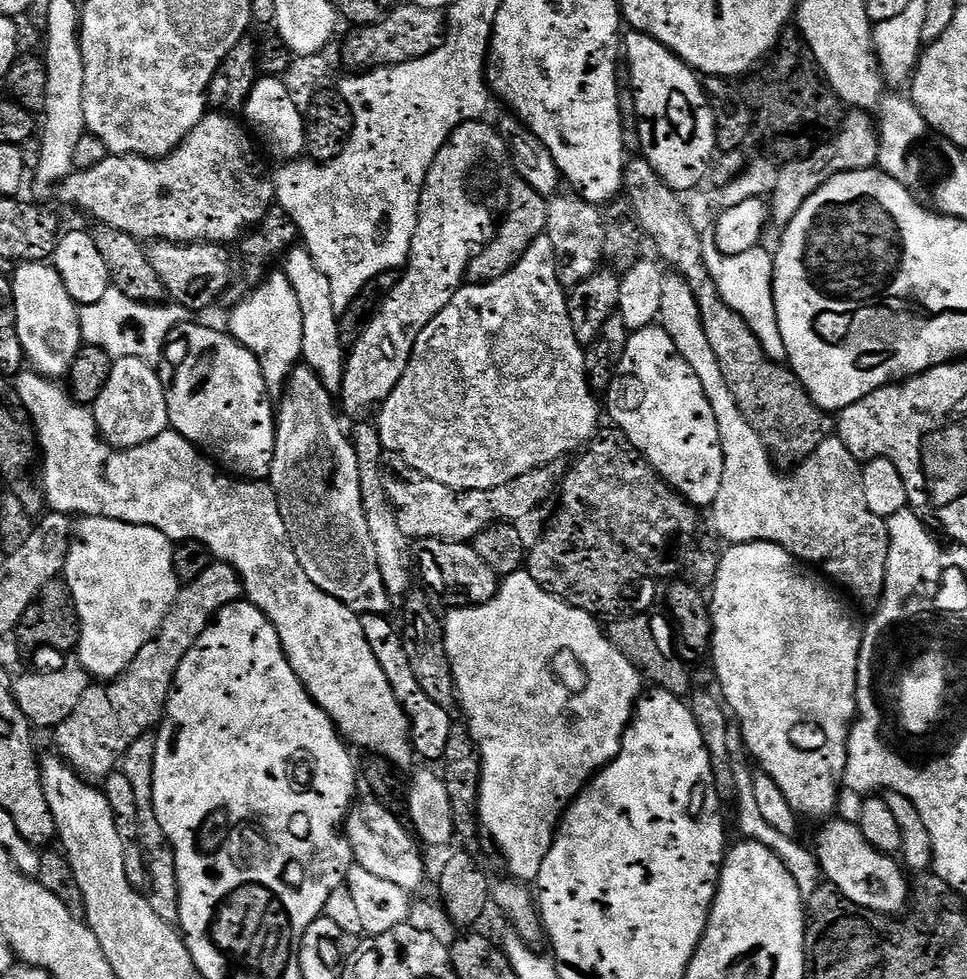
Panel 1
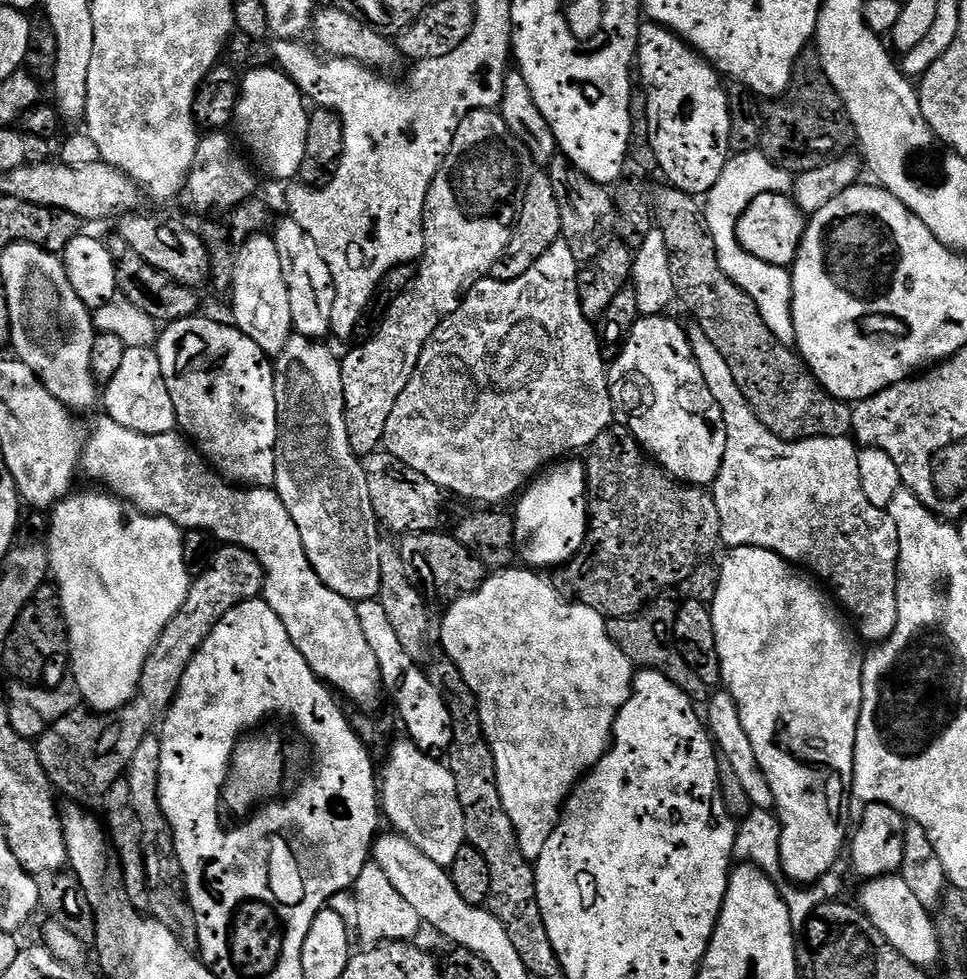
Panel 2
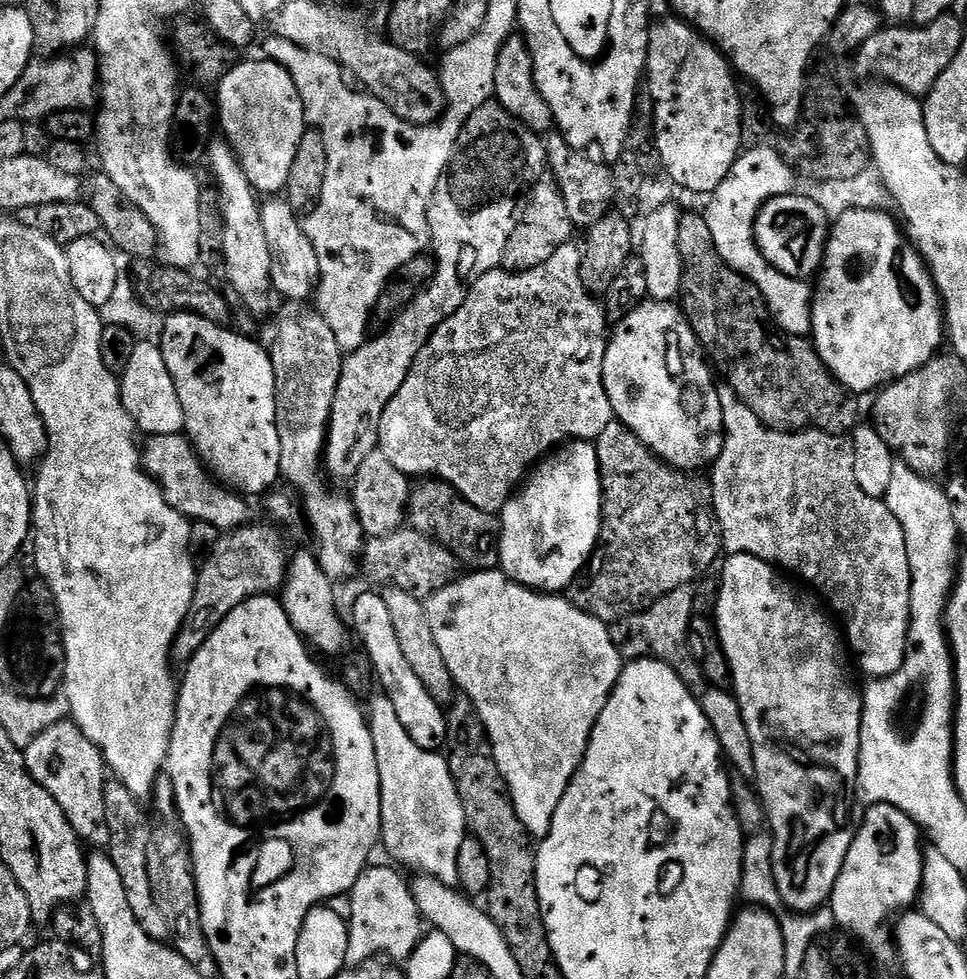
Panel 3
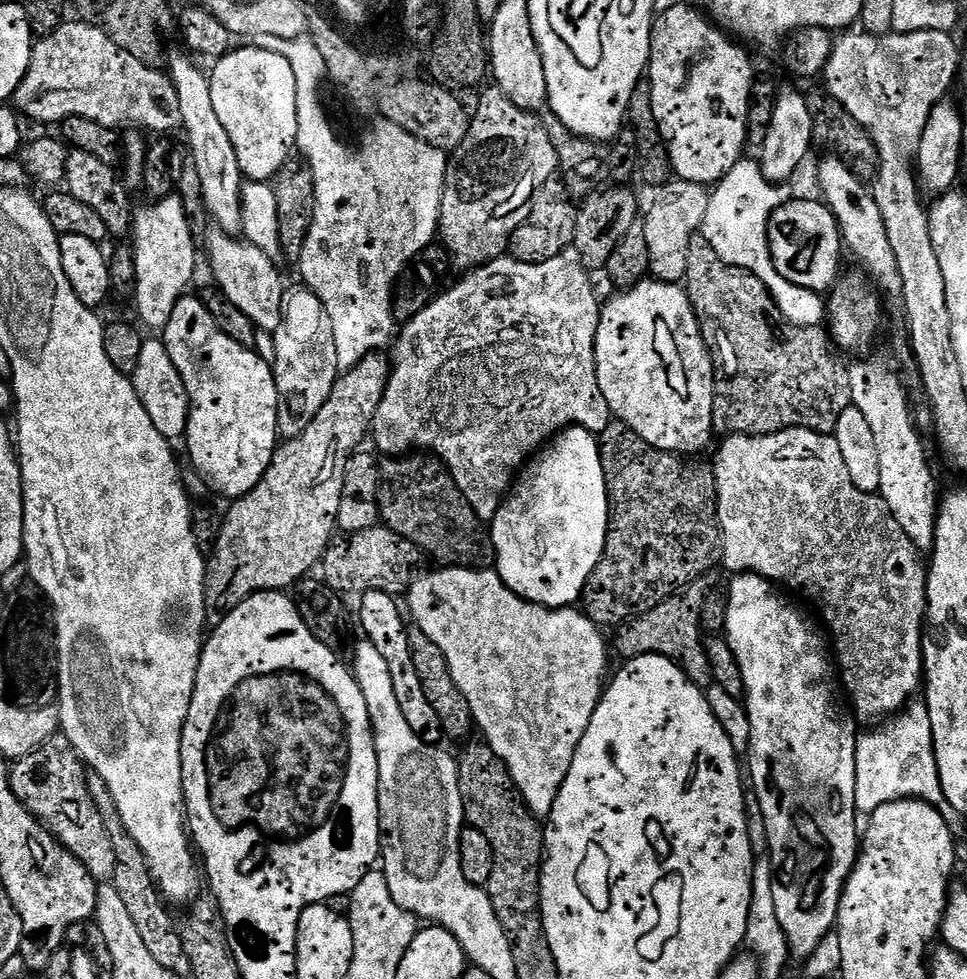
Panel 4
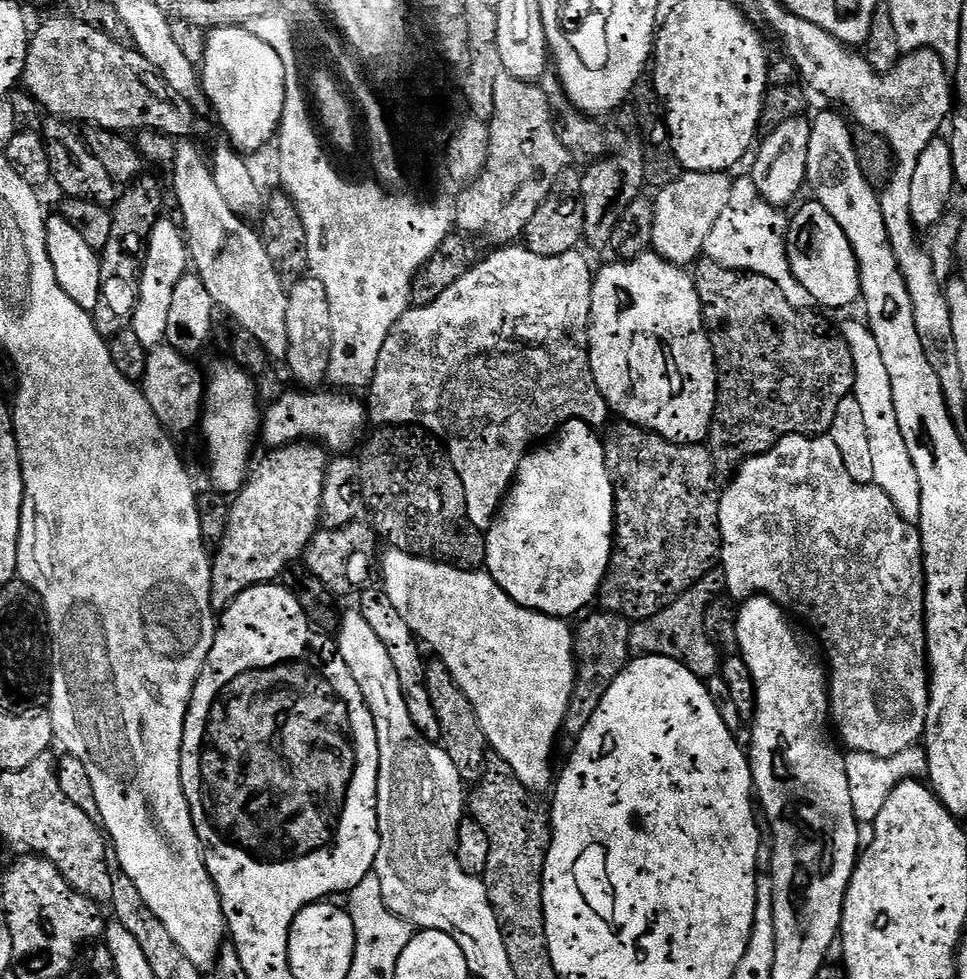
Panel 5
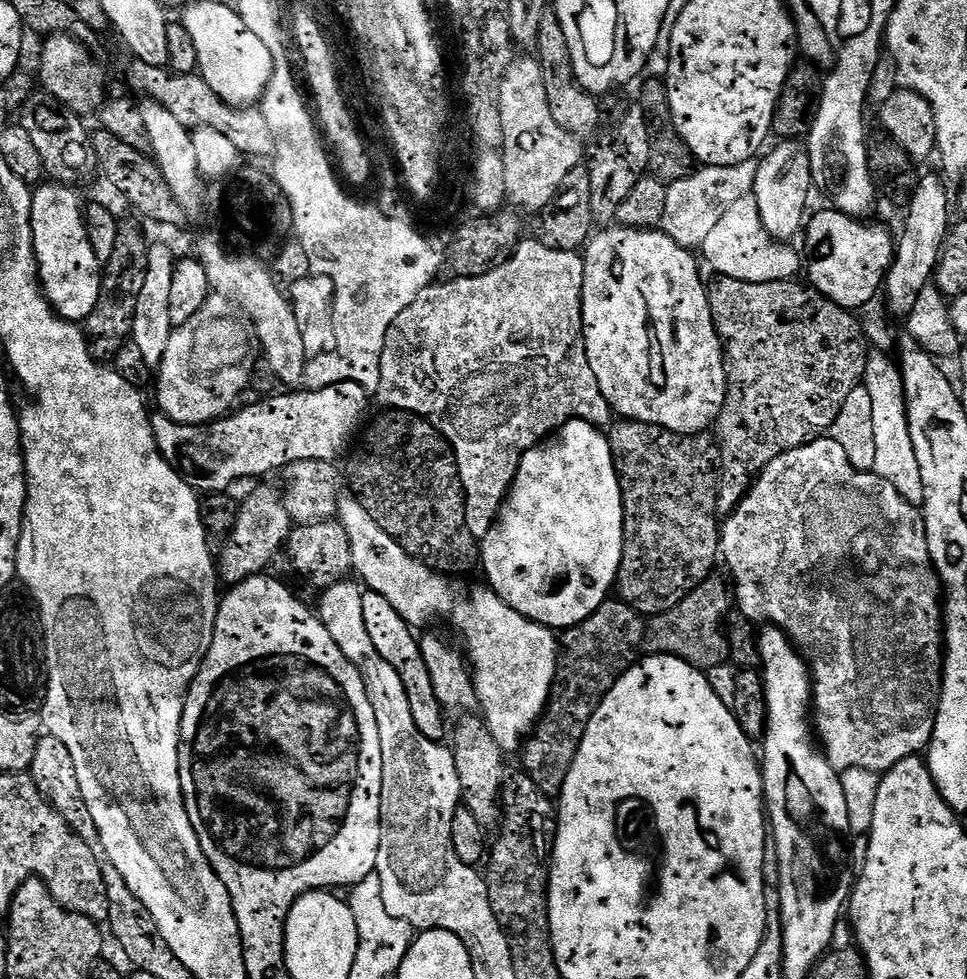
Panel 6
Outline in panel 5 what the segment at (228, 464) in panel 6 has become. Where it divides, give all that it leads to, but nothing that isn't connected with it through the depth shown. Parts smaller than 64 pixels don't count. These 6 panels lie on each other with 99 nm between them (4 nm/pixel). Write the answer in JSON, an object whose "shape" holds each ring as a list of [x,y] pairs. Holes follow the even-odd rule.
{"shape":[[[296,390],[300,392],[284,393],[269,409],[265,409],[261,423],[261,437],[269,449],[281,448],[288,444],[311,440],[324,445],[329,451],[342,452],[357,447],[365,435],[364,428],[368,426],[367,405],[348,392],[327,390]]]}

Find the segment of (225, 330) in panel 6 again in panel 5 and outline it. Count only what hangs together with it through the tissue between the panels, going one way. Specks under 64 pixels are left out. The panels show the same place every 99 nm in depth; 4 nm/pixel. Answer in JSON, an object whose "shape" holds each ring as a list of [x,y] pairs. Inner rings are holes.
{"shape":[[[153,348],[149,351],[146,374],[142,381],[142,391],[146,402],[150,402],[150,410],[154,410],[160,425],[172,434],[195,429],[202,415],[206,376],[188,360],[191,359],[176,348]]]}

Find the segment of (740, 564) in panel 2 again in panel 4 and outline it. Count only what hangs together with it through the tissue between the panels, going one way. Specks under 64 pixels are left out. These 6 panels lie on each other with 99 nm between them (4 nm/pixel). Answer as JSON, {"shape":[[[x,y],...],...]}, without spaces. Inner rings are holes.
{"shape":[[[741,572],[731,579],[732,585],[726,588],[728,613],[724,632],[742,670],[743,699],[750,720],[746,753],[746,768],[752,771],[750,788],[756,792],[765,814],[778,922],[788,939],[791,955],[808,958],[833,931],[844,883],[856,865],[855,750],[858,724],[846,708],[844,713],[836,697],[838,672],[829,645],[826,640],[824,645],[819,630],[804,617],[803,610],[795,608],[783,596],[785,593],[764,576]]]}

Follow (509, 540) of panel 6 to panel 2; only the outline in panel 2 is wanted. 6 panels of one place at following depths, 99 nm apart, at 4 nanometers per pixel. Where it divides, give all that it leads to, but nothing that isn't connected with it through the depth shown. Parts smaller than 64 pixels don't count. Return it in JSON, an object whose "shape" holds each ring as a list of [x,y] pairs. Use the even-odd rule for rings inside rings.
{"shape":[[[568,458],[553,463],[519,493],[515,504],[516,547],[519,559],[529,569],[555,570],[573,560],[585,547],[587,540],[584,539],[590,536],[590,517],[588,474],[581,461],[579,464],[576,458]]]}

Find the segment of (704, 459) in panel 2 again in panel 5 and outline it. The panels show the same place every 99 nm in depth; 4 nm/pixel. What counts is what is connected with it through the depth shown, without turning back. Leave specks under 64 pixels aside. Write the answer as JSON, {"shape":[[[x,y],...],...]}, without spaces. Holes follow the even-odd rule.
{"shape":[[[649,250],[635,256],[633,260],[617,259],[616,264],[608,264],[595,273],[592,282],[592,321],[588,324],[588,361],[594,374],[594,382],[606,398],[609,409],[616,412],[621,421],[636,424],[639,428],[656,432],[666,440],[675,444],[698,444],[707,441],[708,430],[712,424],[712,416],[716,413],[716,390],[718,387],[718,369],[716,367],[716,351],[712,348],[712,338],[704,326],[704,304],[696,289],[693,273],[687,267],[671,264],[655,251]]]}

